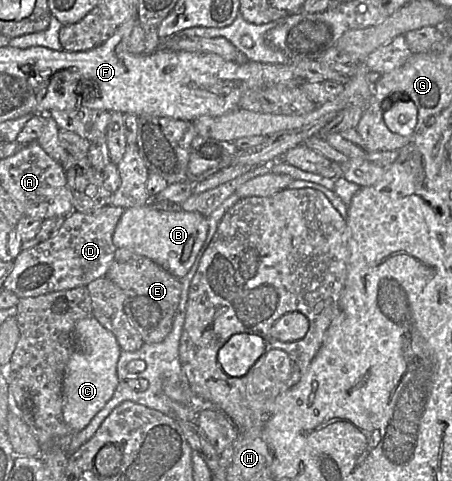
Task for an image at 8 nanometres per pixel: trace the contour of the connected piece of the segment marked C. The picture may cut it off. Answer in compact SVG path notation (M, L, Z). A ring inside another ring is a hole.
M93 317L76 322L73 344L62 383L62 411L66 424L73 433L77 433L85 428L113 397L119 383L117 362L122 350L114 334Z

